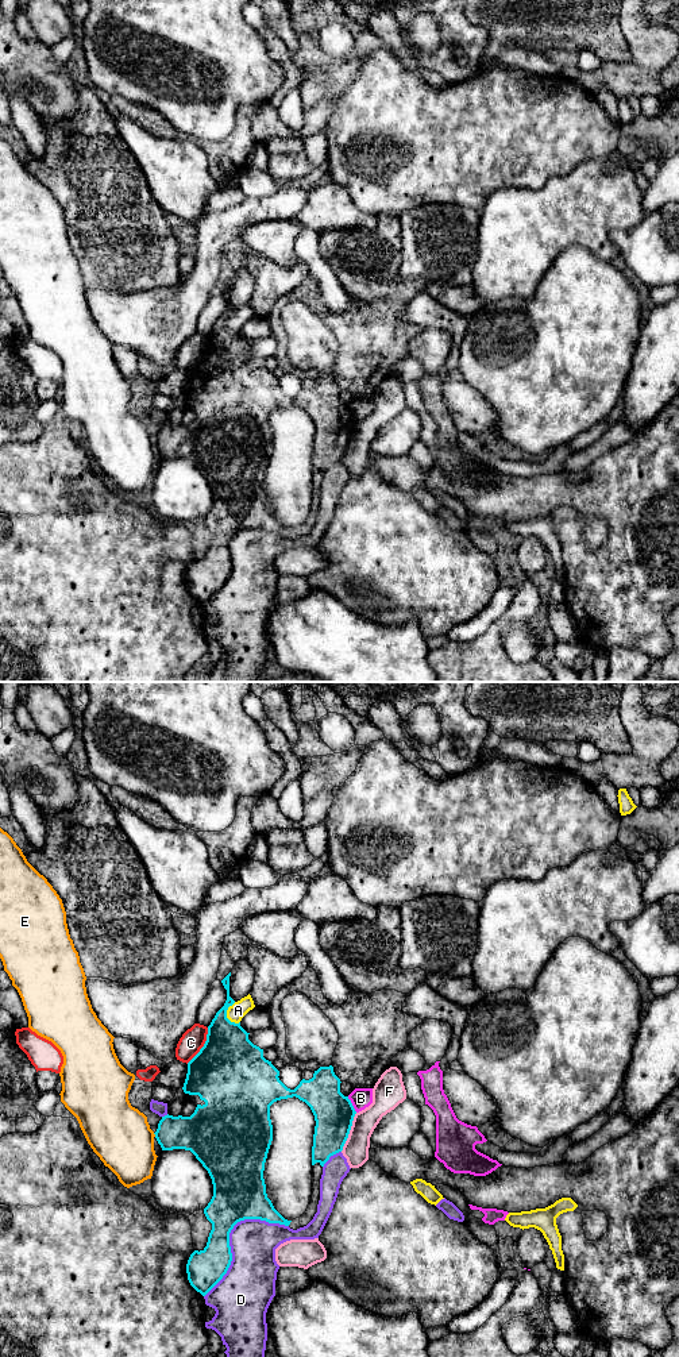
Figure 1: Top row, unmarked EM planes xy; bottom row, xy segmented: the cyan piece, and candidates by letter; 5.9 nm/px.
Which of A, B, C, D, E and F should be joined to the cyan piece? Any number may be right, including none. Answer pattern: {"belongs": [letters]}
{"belongs": []}

